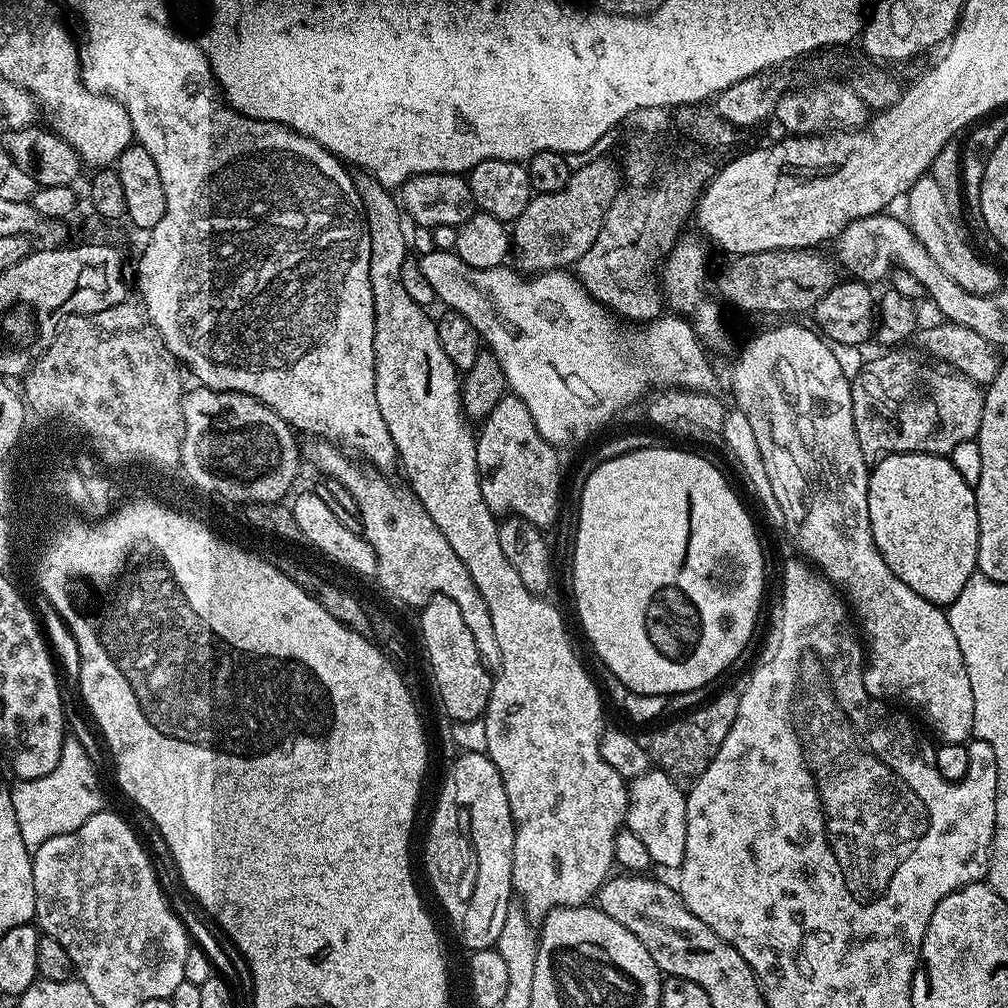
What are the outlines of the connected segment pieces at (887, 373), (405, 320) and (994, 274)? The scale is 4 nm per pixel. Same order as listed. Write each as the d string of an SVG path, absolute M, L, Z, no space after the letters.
M888 350L885 356L876 356L857 376L851 377L852 381L852 409L854 410L854 430L858 434L858 442L862 446L865 454L891 454L893 452L928 452L931 456L948 456L954 450L954 446L963 440L975 440L980 432L980 423L984 413L984 392L981 385L971 380L964 372L958 372L955 368L947 366L936 366L940 368L931 368L928 364L920 364L916 368L916 392L912 389L912 372L908 367L911 366L912 360L900 350Z
M360 174L360 176L355 177L355 181L364 213L368 215L368 233L370 234L370 290L374 290L374 318L376 319L374 354L376 355L378 410L382 414L382 422L386 422L386 430L390 430L390 438L396 447L398 464L404 467L404 472L408 475L407 487L418 498L418 502L422 502L422 506L428 517L434 522L434 526L438 526L438 530L442 530L446 542L450 542L450 546L458 554L458 558L462 558L462 562L470 570L470 578L474 578L474 586L478 586L478 590L490 610L490 616L494 622L494 634L498 637L498 647L502 649L502 666L499 672L495 673L492 681L492 693L488 699L488 709L482 717L482 725L484 724L485 745L483 744L483 747L486 749L489 758L494 762L494 766L498 766L498 774L502 774L502 786L506 786L506 798L510 798L510 810L516 823L512 887L515 895L522 901L524 911L532 918L543 918L548 915L550 910L555 908L579 908L587 905L599 892L605 880L609 879L610 873L613 871L611 868L614 868L616 859L616 834L625 823L628 810L629 785L625 778L620 775L620 772L614 770L614 766L610 766L610 762L606 762L600 757L600 735L606 730L604 708L600 705L602 692L601 689L600 692L596 689L595 682L588 677L587 670L580 665L580 660L576 657L571 642L568 641L568 632L564 629L564 620L560 617L559 610L550 601L544 600L548 598L531 592L522 582L518 570L514 570L514 566L506 558L506 554L502 554L502 546L498 542L497 517L489 510L482 498L480 471L476 461L476 436L473 429L472 432L468 429L470 424L465 417L464 407L461 404L461 377L458 375L456 367L450 362L450 358L446 358L446 350L442 350L438 334L432 336L432 331L436 328L428 328L428 324L433 320L433 317L430 316L424 320L424 317L428 315L427 311L423 316L420 316L420 313L425 309L417 305L414 298L410 298L410 295L406 294L406 289L400 281L404 259L409 257L410 254L410 245L406 235L406 224L402 219L402 209L397 197L384 185L379 184L373 176Z
M925 174L916 180L911 190L906 193L906 207L904 209L906 222L915 234L915 237L926 247L934 262L938 263L943 271L958 286L972 294L992 295L1003 287L1004 281L999 272L975 254L966 240L966 234L960 226L959 219L954 218L948 210L940 186L930 174Z

